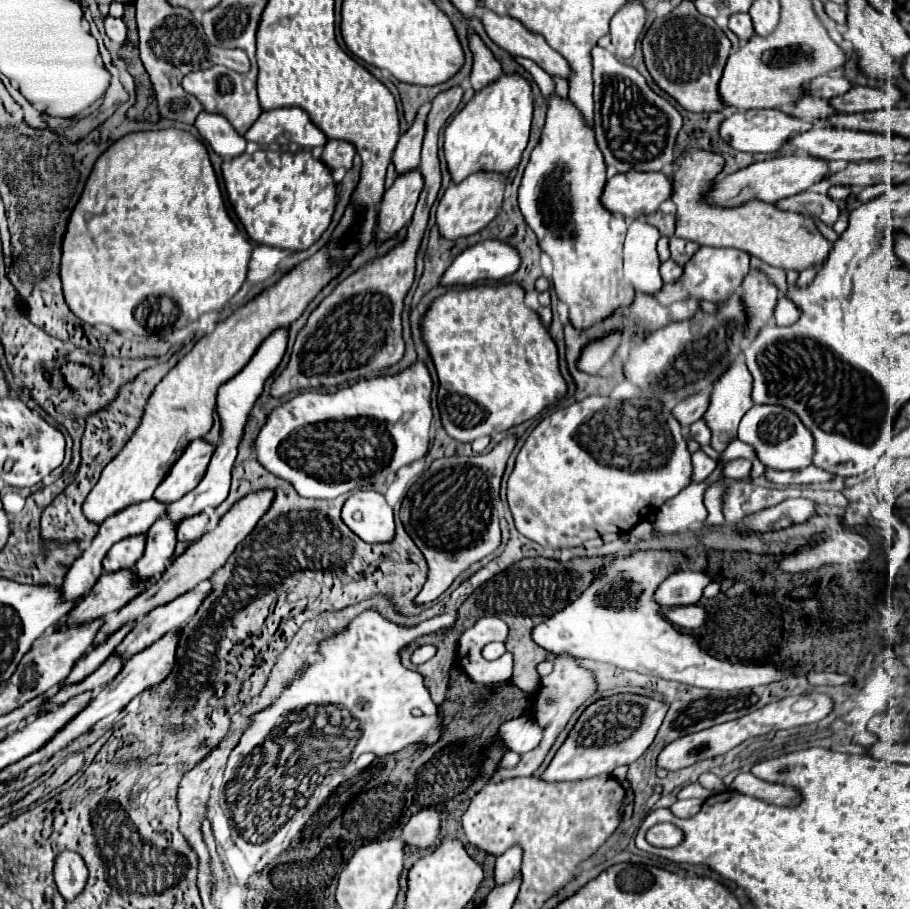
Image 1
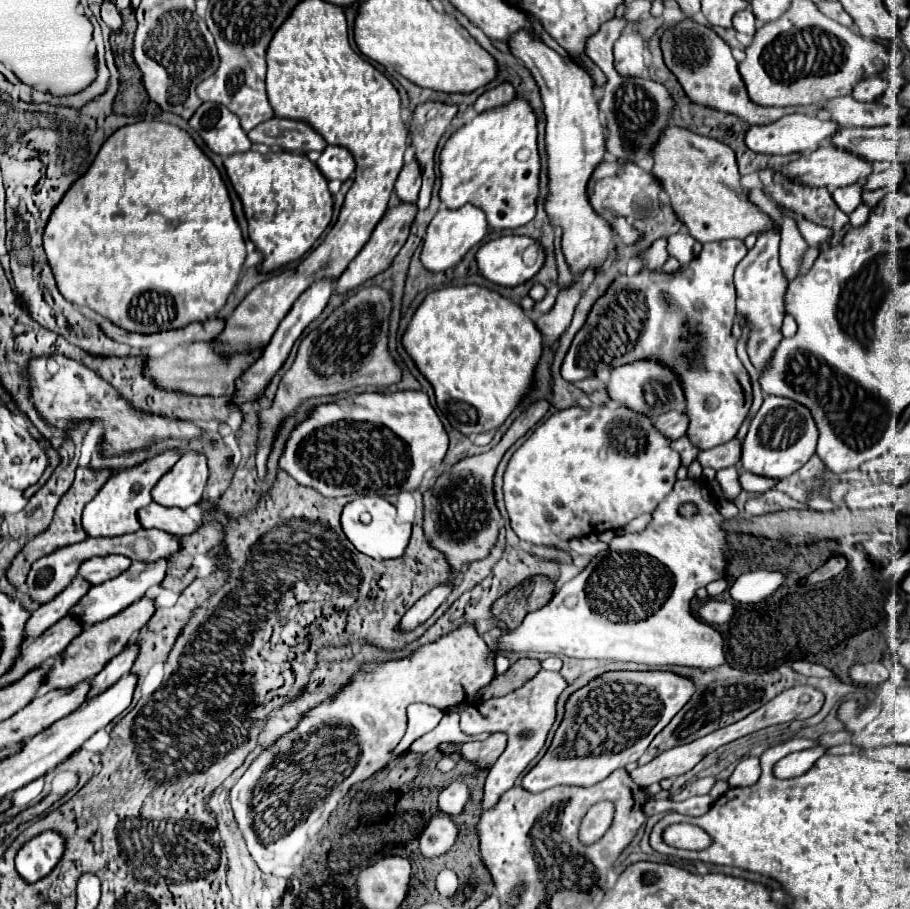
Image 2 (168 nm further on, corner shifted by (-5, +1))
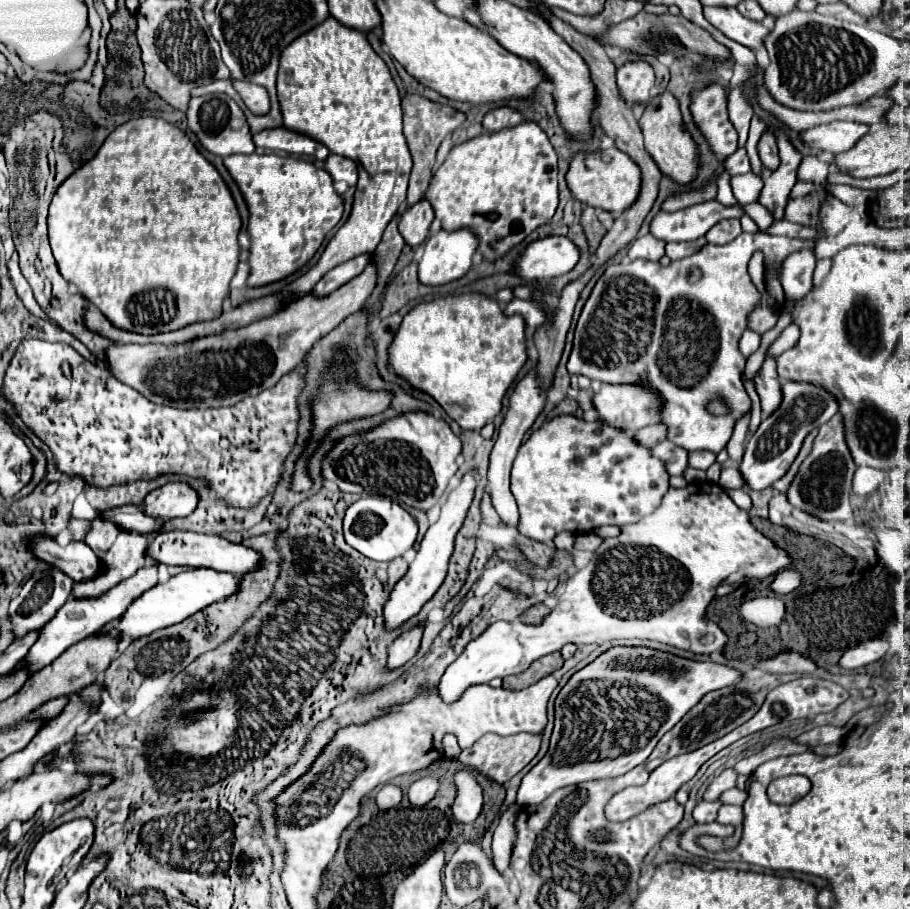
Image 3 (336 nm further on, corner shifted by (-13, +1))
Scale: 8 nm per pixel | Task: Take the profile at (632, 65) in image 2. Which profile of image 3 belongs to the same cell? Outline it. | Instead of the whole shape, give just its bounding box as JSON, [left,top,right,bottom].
[617,60,655,104]

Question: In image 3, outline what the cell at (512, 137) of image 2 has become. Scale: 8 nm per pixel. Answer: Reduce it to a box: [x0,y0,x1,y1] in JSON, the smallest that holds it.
[425,122,557,260]

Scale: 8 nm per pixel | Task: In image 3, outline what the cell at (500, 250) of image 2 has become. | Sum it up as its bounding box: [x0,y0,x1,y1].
[513,236,579,282]

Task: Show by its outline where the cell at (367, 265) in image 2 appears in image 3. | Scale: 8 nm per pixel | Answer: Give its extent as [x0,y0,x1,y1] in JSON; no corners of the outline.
[107,260,377,410]

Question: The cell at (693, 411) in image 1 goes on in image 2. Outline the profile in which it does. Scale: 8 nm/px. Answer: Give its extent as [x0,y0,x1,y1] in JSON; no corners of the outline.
[655,410,687,440]

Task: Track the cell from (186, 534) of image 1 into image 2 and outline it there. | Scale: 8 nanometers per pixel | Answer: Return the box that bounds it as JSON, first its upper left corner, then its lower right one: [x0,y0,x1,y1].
[139,502,199,536]

